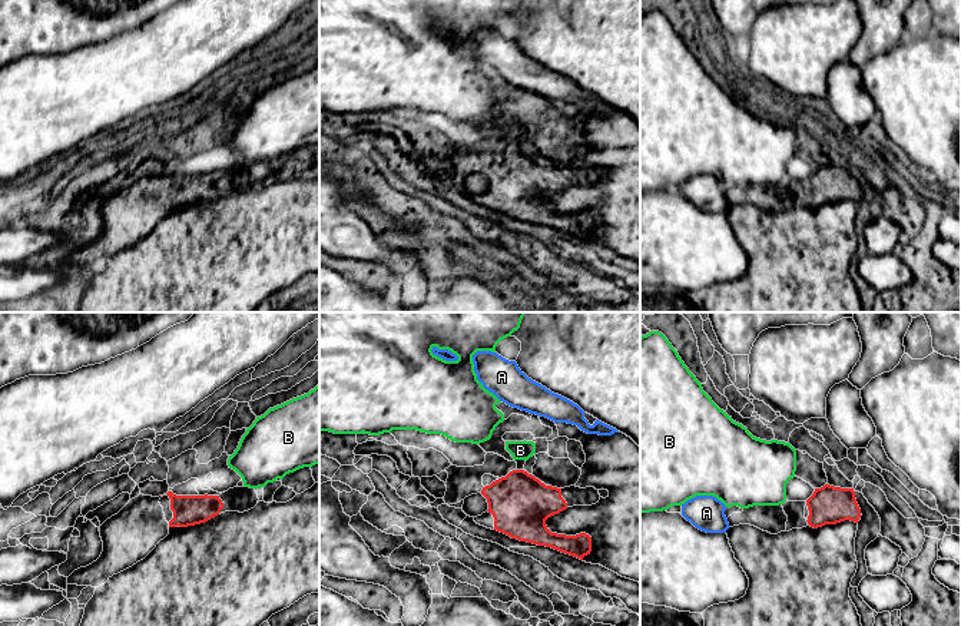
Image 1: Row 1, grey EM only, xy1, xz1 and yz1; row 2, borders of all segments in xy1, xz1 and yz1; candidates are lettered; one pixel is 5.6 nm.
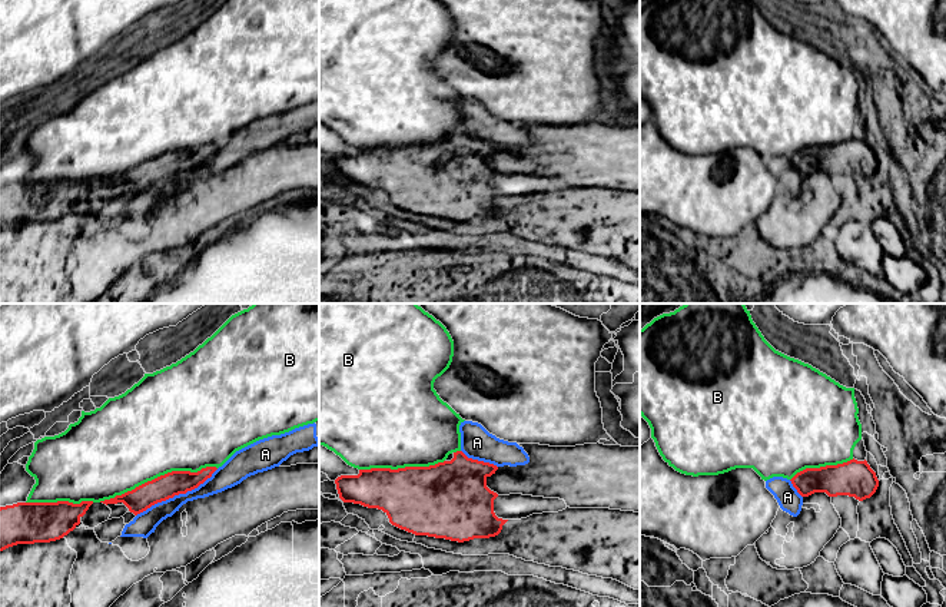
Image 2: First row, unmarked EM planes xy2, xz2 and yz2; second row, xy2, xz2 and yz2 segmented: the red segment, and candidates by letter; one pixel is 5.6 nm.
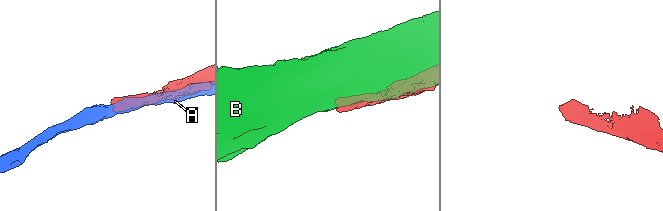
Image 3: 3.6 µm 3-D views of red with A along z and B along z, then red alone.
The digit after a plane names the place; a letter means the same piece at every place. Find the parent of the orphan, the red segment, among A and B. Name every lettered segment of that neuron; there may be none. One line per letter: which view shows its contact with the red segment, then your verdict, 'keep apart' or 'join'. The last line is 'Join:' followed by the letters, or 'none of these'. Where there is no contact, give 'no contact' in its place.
A: xy2 | keep apart
B: xy2 | keep apart
Join: none of these

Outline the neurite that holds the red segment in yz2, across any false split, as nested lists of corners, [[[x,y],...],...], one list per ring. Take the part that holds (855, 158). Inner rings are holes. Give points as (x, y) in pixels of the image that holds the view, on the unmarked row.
[[[854,137],[837,145],[806,147],[790,160],[801,176],[826,172],[829,176],[849,175],[859,180],[870,178],[879,166],[876,152],[867,140]]]

